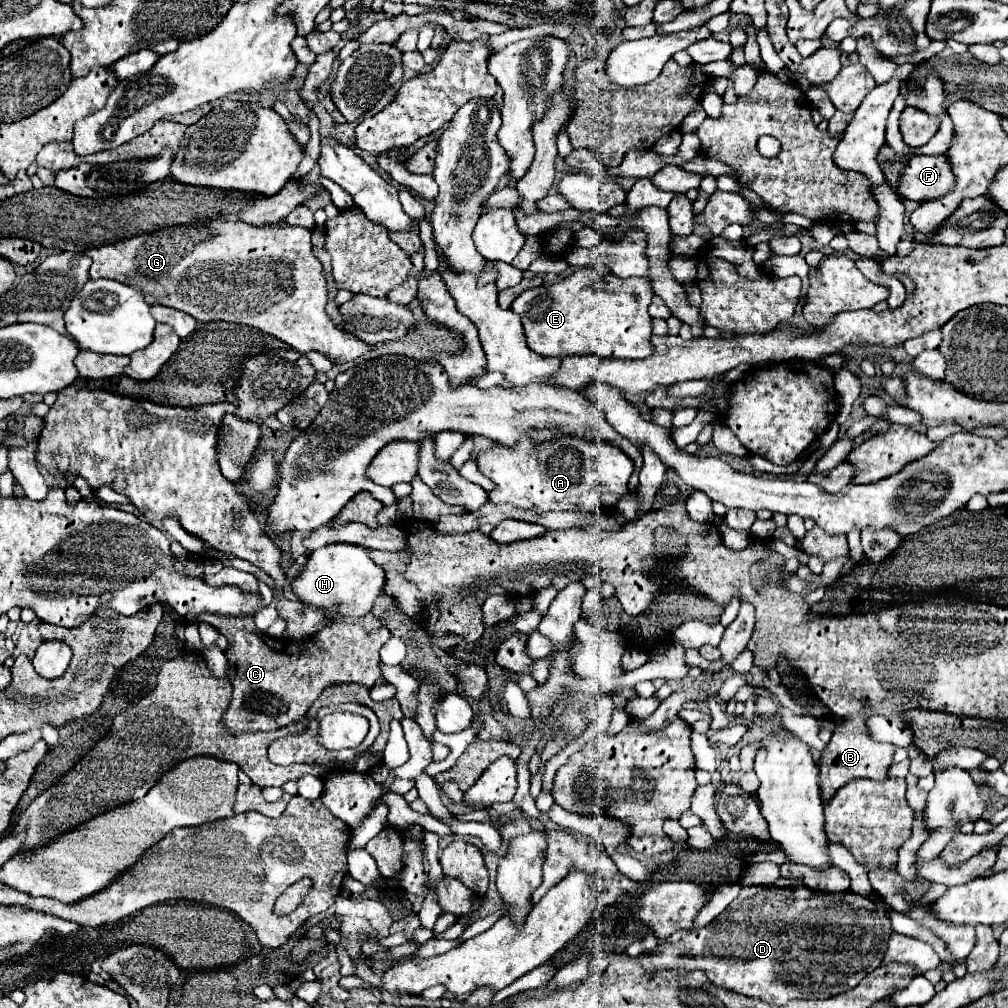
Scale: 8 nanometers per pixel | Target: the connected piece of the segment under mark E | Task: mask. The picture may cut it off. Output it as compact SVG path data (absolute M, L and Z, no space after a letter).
M605 266L581 268L575 274L567 276L563 282L553 286L539 286L525 290L511 306L515 314L521 316L527 346L541 356L587 356L597 354L601 358L625 358L625 360L643 360L649 358L655 348L651 344L653 320L647 314L647 308L653 298L653 286L649 278L619 278L607 272Z

